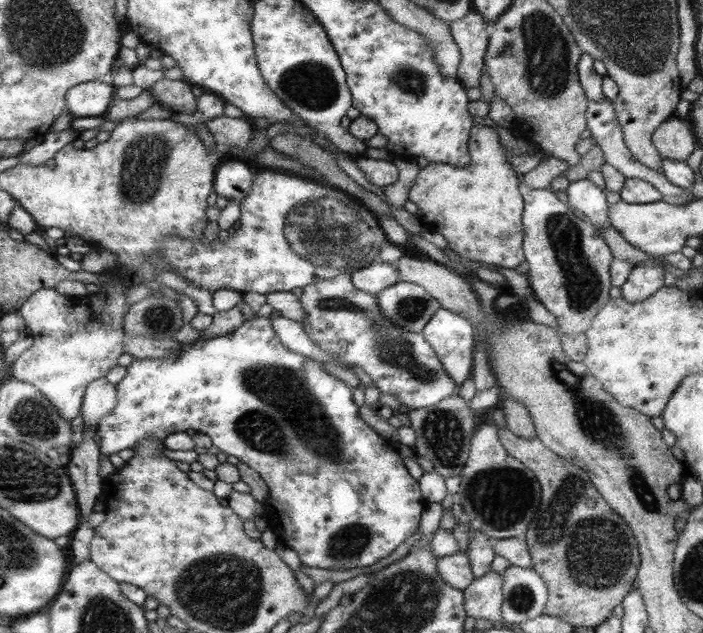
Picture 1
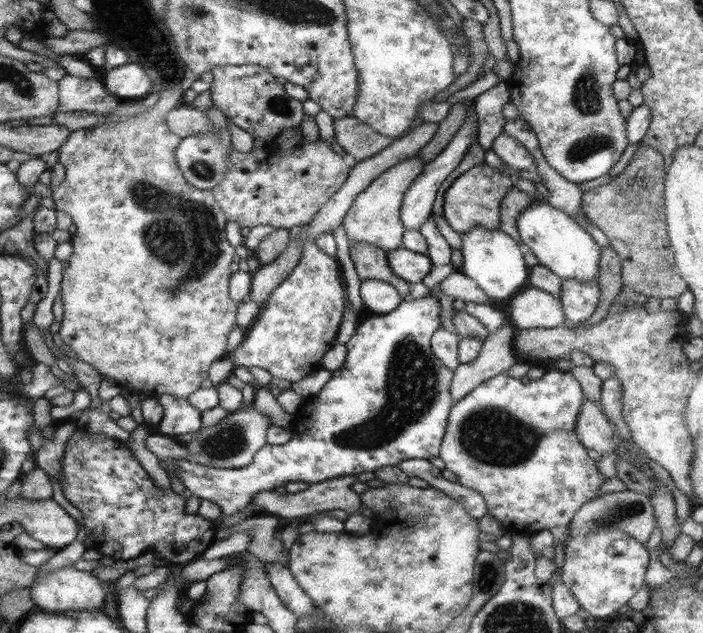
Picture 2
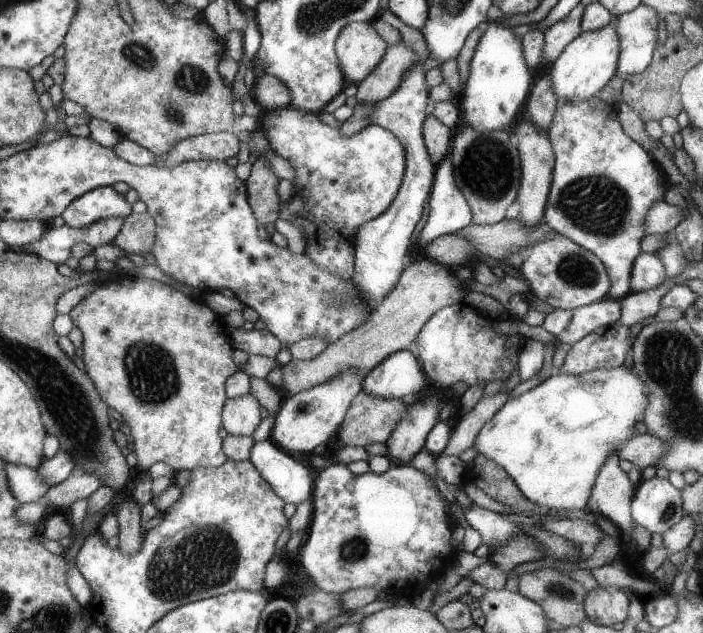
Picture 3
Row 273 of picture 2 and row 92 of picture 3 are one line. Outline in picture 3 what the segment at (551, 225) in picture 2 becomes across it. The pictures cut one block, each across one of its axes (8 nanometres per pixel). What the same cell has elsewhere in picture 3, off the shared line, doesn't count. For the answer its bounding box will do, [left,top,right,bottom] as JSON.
[545,20,619,102]

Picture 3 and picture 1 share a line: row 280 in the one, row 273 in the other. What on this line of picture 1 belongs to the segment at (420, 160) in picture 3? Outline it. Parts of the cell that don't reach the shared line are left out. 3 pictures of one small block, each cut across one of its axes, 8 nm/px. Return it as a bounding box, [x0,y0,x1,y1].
[350,261,398,295]

